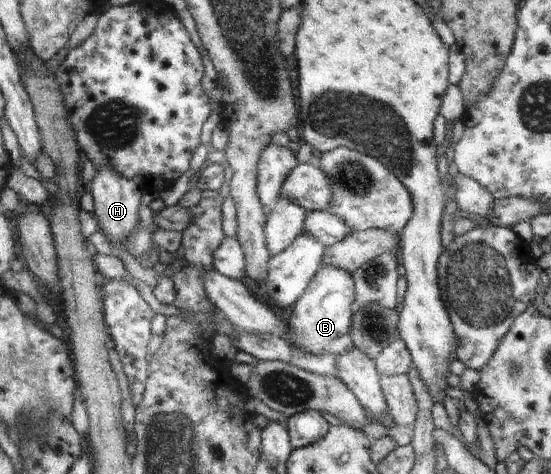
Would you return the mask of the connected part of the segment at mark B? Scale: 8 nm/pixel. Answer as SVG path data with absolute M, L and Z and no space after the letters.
M321 268L305 294L294 304L292 315L287 320L293 332L291 338L285 340L315 356L323 352L343 354L350 334L354 298L354 281L350 273L339 268Z

